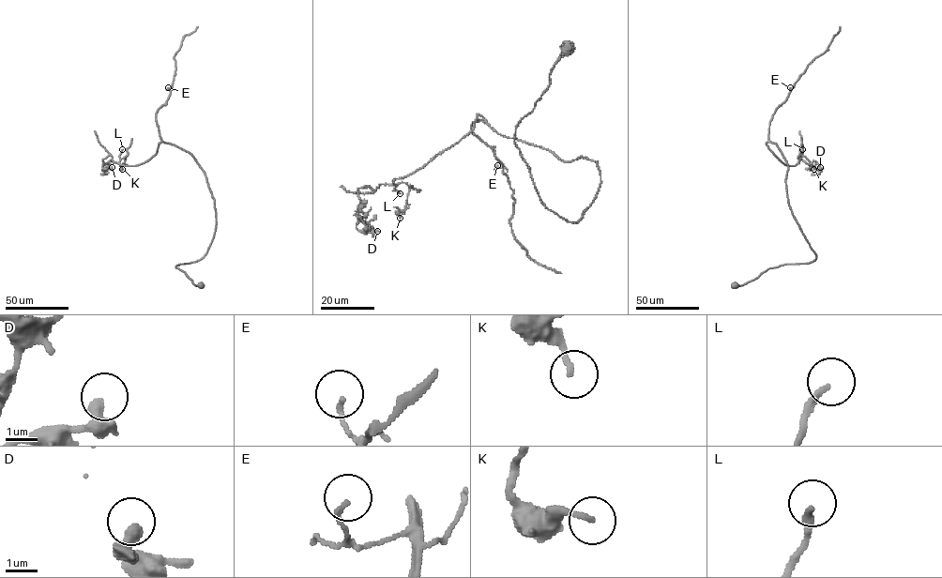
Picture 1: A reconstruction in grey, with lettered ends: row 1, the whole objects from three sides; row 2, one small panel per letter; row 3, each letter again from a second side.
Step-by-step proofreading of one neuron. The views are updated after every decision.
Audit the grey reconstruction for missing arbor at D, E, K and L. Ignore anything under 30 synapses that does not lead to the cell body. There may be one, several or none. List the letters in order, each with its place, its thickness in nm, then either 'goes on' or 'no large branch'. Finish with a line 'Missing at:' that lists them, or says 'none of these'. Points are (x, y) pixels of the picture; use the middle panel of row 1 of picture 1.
D: (377, 231) | 240 nm | no large branch
E: (497, 165) | 120 nm | no large branch
K: (400, 218) | 160 nm | no large branch
L: (400, 193) | 220 nm | no large branch
Missing at: none of these

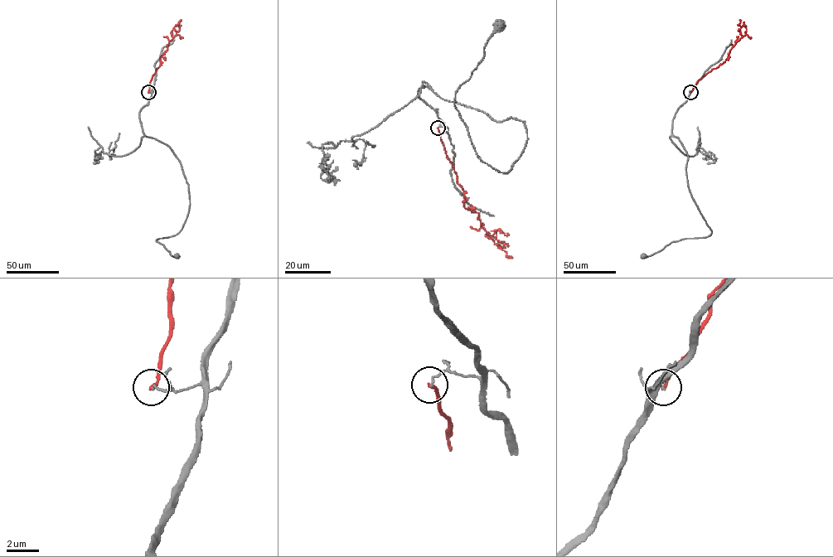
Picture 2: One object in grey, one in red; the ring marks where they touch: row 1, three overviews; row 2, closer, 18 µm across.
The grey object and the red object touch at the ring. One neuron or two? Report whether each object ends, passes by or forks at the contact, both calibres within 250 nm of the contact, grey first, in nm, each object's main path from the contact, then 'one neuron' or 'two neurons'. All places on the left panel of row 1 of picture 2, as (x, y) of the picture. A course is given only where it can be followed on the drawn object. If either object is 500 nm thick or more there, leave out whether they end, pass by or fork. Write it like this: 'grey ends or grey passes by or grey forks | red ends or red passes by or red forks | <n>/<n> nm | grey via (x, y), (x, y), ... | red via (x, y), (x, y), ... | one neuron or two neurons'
grey ends | red ends | 120/190 nm | grey via (148, 92), (139, 114), (143, 133), (168, 147), (188, 185), (182, 227), (156, 240), (177, 255) | red via (148, 92), (152, 76), (160, 65), (160, 58), (179, 30), (178, 24), (175, 26), (181, 19) | two neurons

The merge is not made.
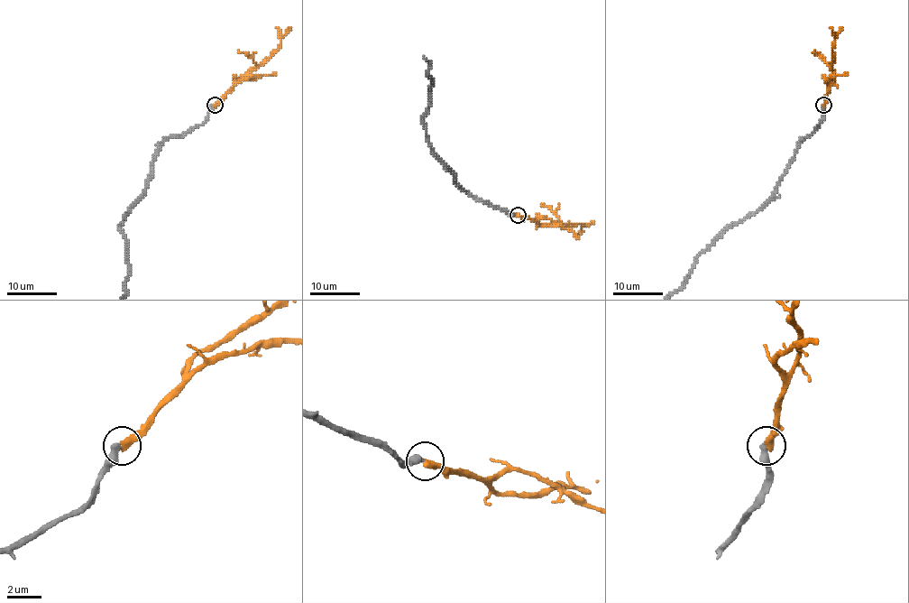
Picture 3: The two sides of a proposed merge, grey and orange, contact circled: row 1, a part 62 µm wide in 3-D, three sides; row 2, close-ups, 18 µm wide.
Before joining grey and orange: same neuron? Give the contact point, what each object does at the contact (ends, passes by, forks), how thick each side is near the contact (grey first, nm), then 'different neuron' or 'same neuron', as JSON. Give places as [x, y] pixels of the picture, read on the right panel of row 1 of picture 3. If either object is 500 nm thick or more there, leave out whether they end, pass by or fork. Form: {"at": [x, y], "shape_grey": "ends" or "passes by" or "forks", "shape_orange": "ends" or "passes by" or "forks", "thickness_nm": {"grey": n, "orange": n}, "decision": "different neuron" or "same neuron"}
{"at": [823, 105], "shape_grey": "ends", "shape_orange": "ends", "thickness_nm": {"grey": 440, "orange": 420}, "decision": "same neuron"}

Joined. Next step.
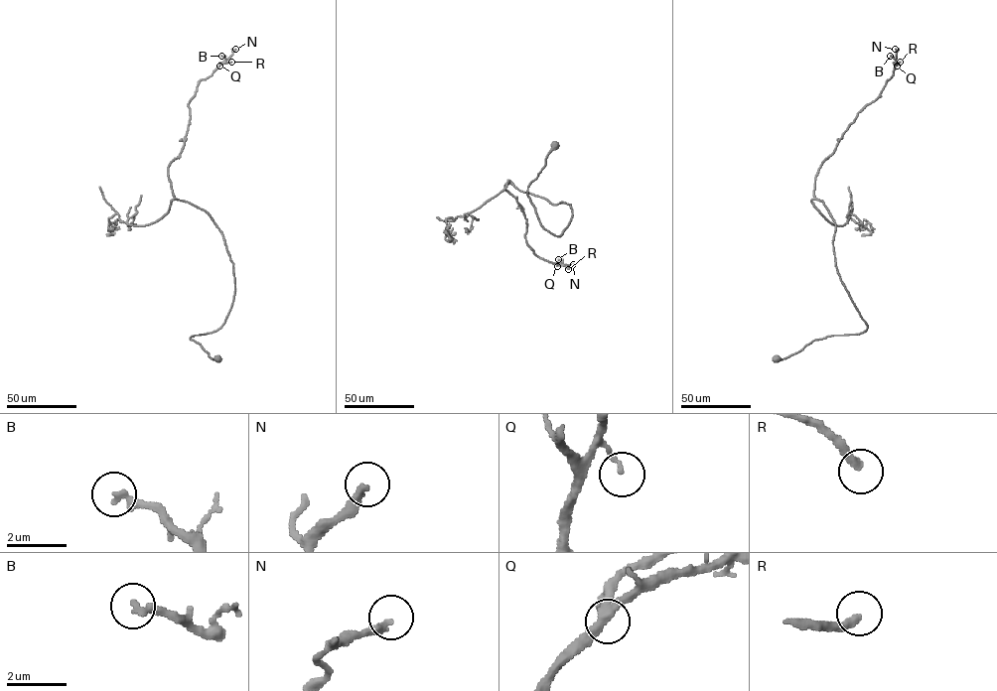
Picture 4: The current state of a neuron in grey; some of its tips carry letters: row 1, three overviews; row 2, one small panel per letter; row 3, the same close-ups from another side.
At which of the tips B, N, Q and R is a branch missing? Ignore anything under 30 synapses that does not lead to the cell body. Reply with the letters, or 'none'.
none

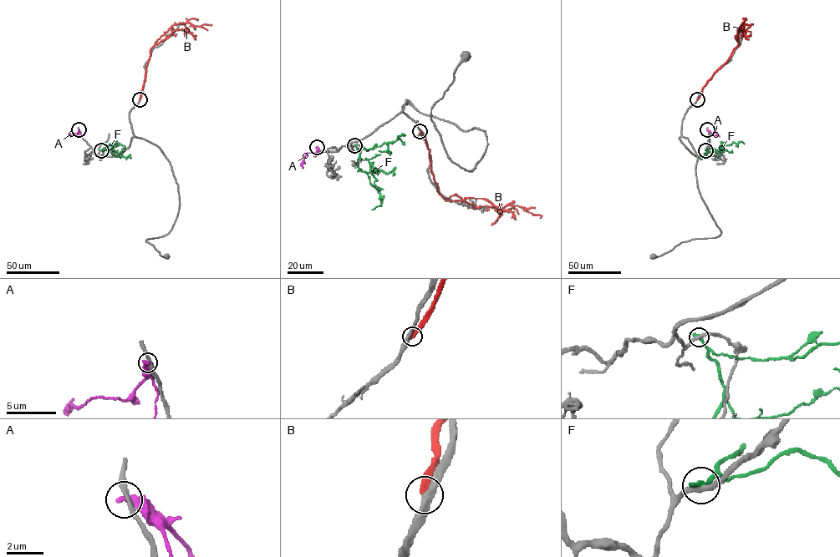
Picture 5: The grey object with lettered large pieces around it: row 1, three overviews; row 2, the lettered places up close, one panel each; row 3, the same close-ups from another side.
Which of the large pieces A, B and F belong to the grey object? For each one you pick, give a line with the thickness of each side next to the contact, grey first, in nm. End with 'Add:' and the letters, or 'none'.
Add: none

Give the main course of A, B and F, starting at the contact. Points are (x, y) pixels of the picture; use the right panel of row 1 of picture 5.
A: (707, 129), (720, 136)
B: (697, 99), (706, 82), (737, 45), (735, 37), (744, 22), (741, 24), (742, 26), (749, 24)
F: (705, 150), (711, 148), (720, 150), (723, 146), (733, 142), (737, 144), (741, 141), (744, 144)

